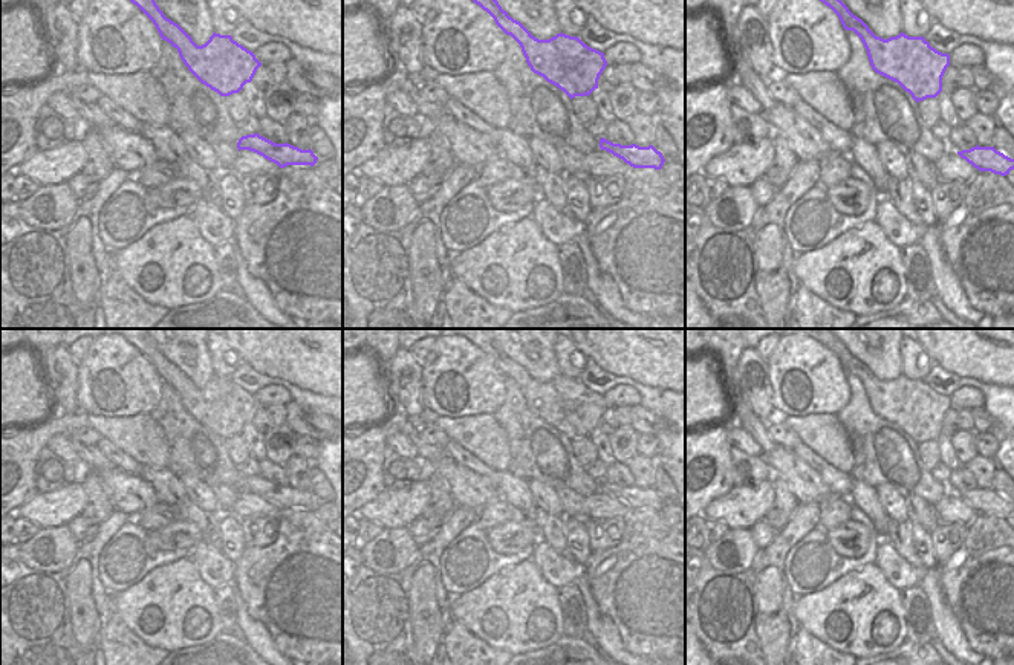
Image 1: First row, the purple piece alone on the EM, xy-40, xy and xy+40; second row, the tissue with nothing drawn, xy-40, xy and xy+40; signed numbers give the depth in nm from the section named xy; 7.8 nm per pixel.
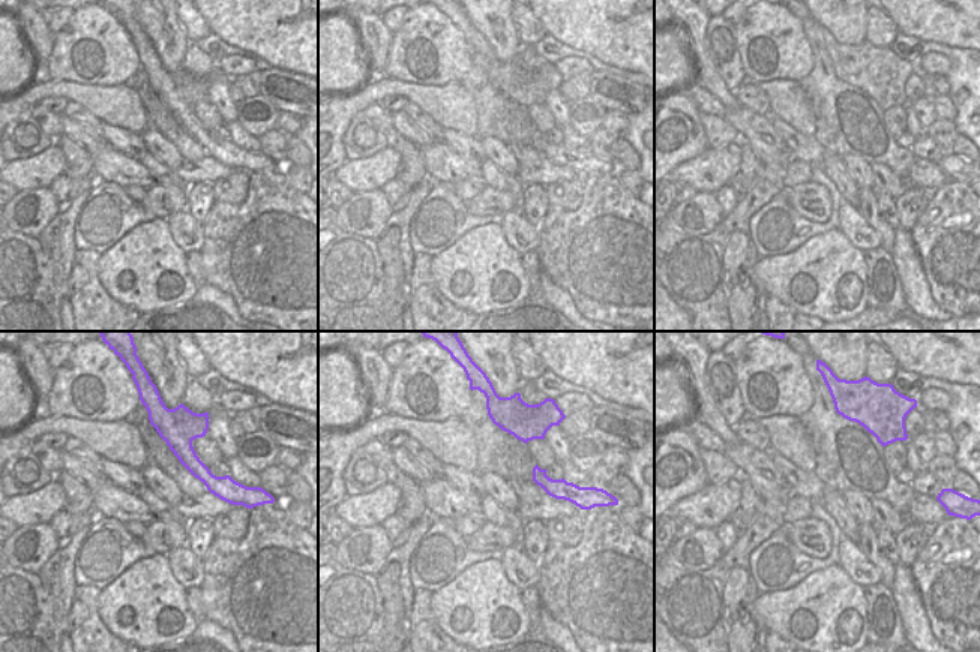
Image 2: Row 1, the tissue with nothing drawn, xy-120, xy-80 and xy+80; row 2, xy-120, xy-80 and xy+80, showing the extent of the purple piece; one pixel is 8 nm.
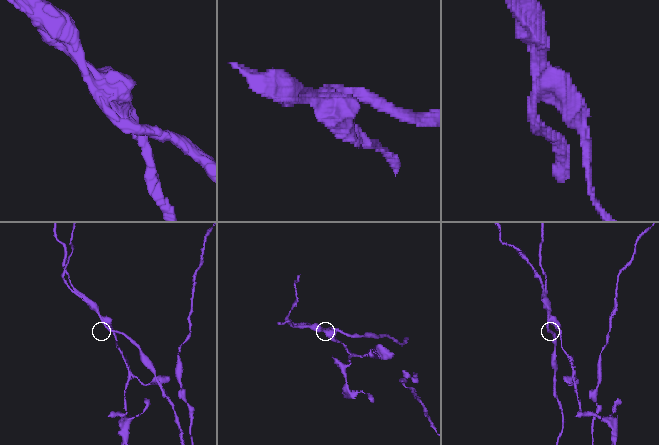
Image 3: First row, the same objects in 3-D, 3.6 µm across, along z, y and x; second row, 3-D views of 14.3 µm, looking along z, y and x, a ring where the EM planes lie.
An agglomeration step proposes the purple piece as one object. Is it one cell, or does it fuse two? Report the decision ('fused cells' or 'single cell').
fused cells

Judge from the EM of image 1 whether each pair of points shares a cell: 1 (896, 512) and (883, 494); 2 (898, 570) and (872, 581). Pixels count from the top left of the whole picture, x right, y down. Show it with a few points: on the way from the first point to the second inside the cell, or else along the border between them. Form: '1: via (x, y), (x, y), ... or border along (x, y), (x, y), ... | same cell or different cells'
1: via (895, 508), (887, 499) | same cell
2: border along (874, 563), (898, 590) | different cells

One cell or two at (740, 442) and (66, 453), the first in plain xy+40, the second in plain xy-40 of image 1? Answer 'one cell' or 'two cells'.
one cell

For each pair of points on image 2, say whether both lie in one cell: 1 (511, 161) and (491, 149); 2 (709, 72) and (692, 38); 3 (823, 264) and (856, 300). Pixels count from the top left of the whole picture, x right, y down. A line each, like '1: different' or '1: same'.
1: same
2: same
3: same

